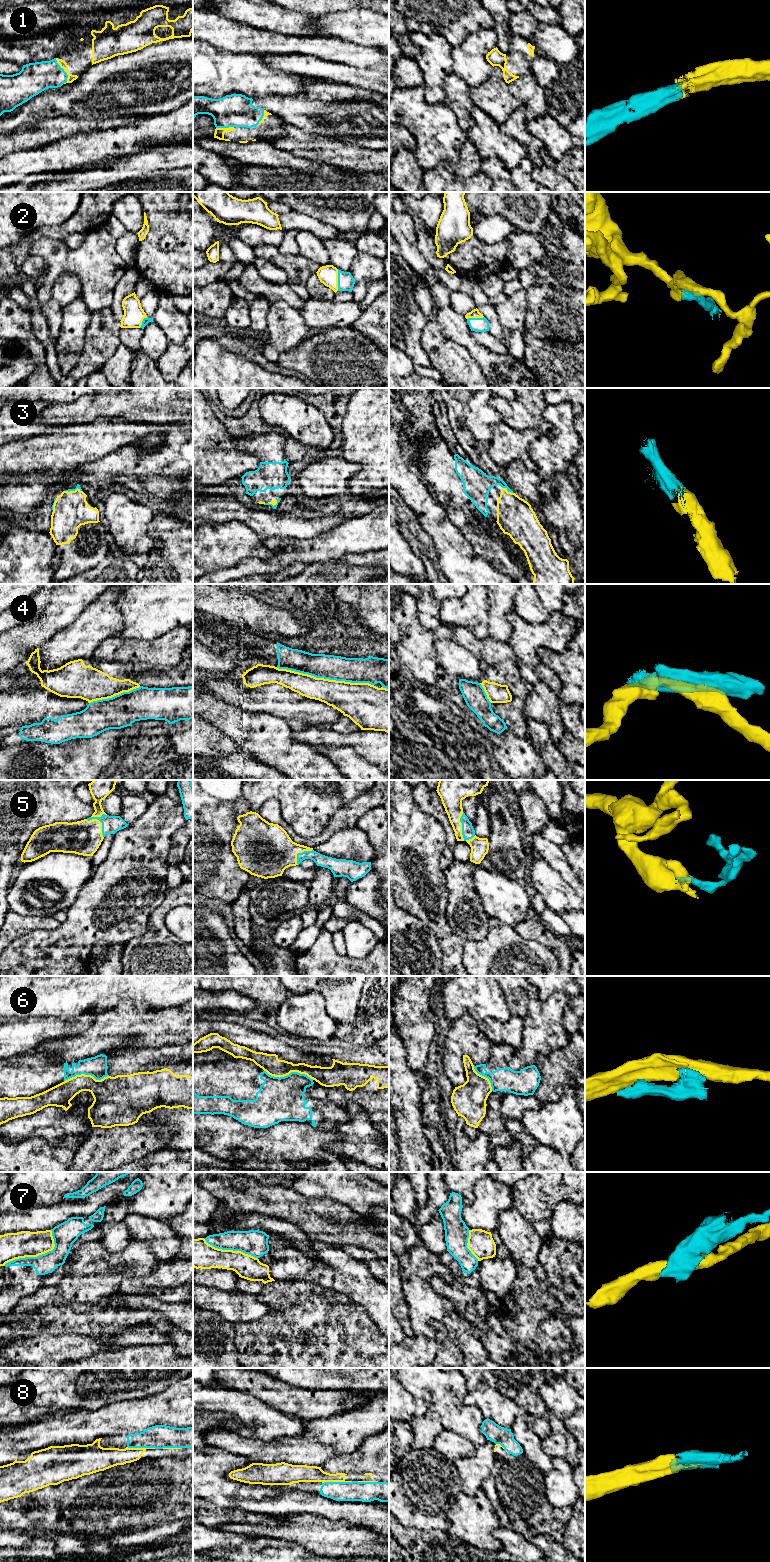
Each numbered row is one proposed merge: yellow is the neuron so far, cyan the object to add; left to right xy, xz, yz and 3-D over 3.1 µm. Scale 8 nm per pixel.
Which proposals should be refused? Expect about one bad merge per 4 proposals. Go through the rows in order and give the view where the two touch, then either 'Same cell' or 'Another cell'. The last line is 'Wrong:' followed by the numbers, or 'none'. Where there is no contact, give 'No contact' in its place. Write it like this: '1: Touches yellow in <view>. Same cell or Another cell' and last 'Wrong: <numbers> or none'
1: Touches yellow in xy. Same cell
2: Touches yellow in xz. Same cell
3: Touches yellow in yz. Same cell
4: Touches yellow in xz. Another cell
5: Touches yellow in xy. Same cell
6: Touches yellow in xz. Another cell
7: Touches yellow in xy. Another cell
8: Touches yellow in xz. Same cell
Wrong: 4, 6, 7

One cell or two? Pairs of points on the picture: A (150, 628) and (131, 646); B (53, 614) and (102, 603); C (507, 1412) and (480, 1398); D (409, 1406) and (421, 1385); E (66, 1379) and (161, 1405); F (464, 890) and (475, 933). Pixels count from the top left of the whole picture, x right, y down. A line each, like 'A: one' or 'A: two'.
A: two
B: two
C: one
D: two
E: two
F: one

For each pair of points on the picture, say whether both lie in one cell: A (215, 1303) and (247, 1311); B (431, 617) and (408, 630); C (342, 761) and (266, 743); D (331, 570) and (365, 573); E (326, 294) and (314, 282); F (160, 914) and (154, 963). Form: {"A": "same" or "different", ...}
{"A": "same", "B": "different", "C": "different", "D": "same", "E": "same", "F": "same"}

